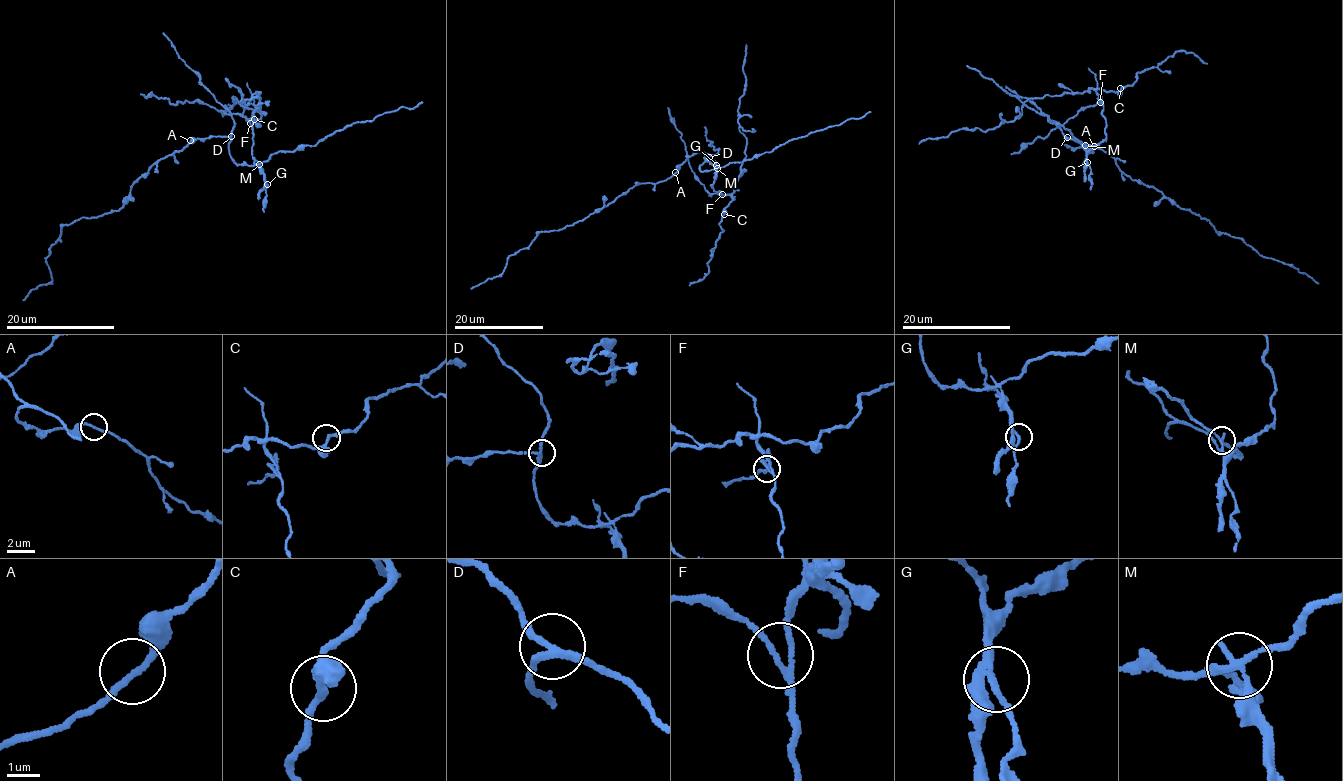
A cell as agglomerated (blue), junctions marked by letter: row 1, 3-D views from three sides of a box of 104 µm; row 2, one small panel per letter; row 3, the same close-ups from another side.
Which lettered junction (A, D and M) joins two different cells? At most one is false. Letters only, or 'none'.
M

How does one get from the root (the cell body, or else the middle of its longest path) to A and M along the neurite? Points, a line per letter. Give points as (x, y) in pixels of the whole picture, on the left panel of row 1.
A: (220, 136), (190, 140)
M: (220, 136), (232, 139), (228, 148), (237, 164), (259, 163)

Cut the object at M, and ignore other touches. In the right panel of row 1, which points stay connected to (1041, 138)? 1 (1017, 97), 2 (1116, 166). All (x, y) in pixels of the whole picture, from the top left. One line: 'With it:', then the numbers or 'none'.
With it: none

